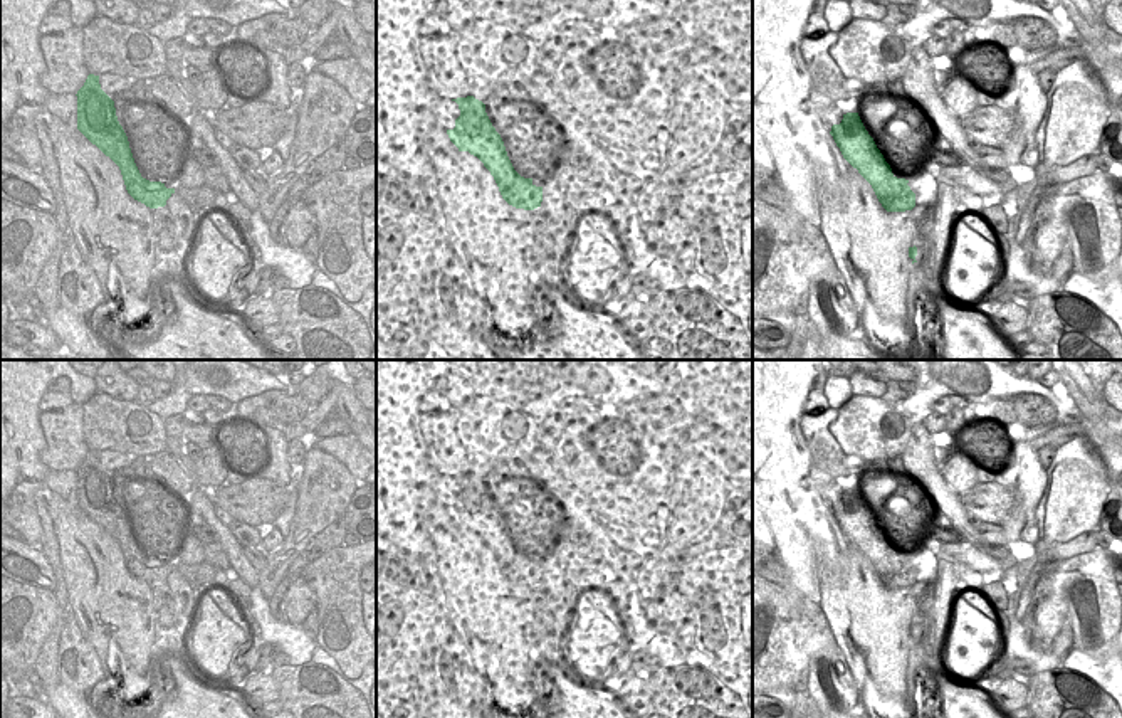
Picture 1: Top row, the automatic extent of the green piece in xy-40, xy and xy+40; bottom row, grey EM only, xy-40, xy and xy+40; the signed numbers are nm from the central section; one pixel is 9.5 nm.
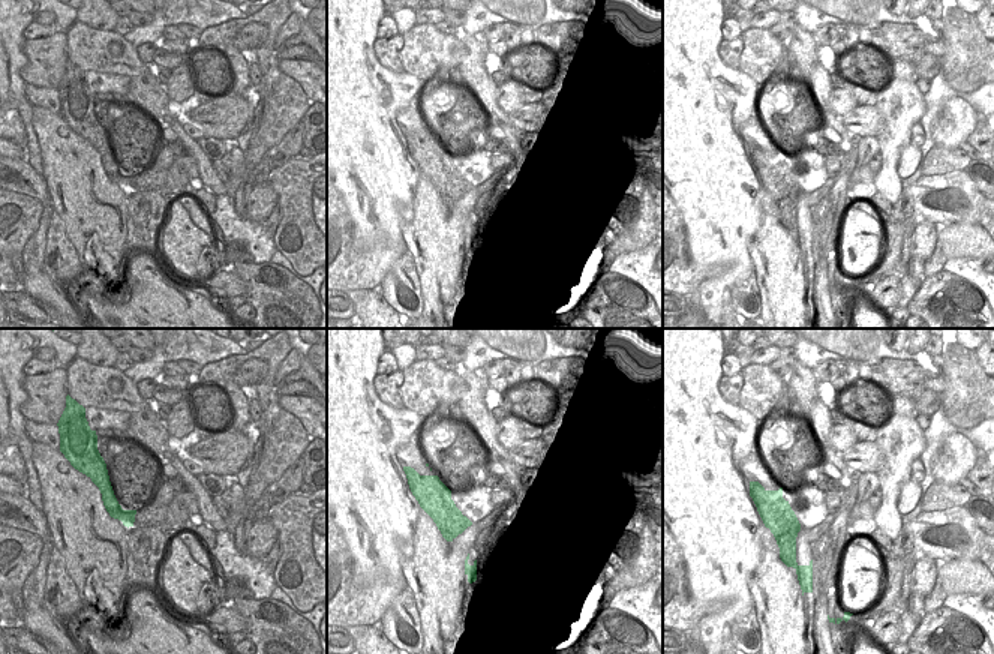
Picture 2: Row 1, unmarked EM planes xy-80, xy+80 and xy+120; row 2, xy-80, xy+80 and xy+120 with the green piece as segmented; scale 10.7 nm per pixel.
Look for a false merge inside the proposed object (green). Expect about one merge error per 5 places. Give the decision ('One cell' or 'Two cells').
One cell.

